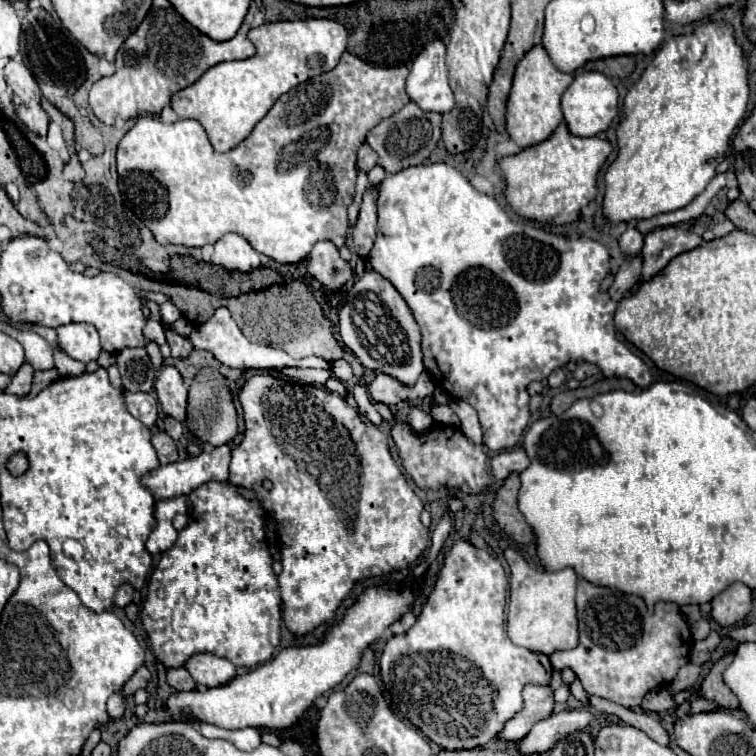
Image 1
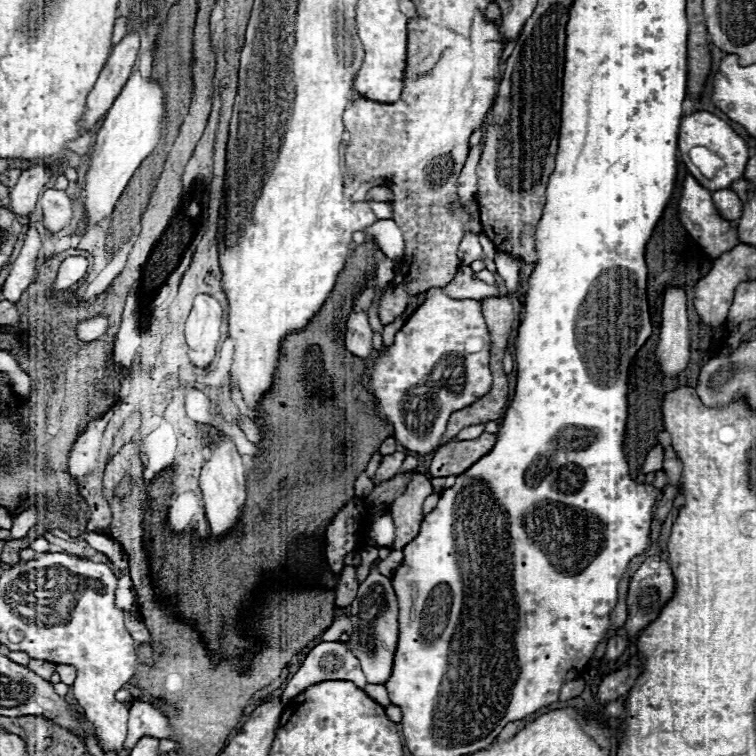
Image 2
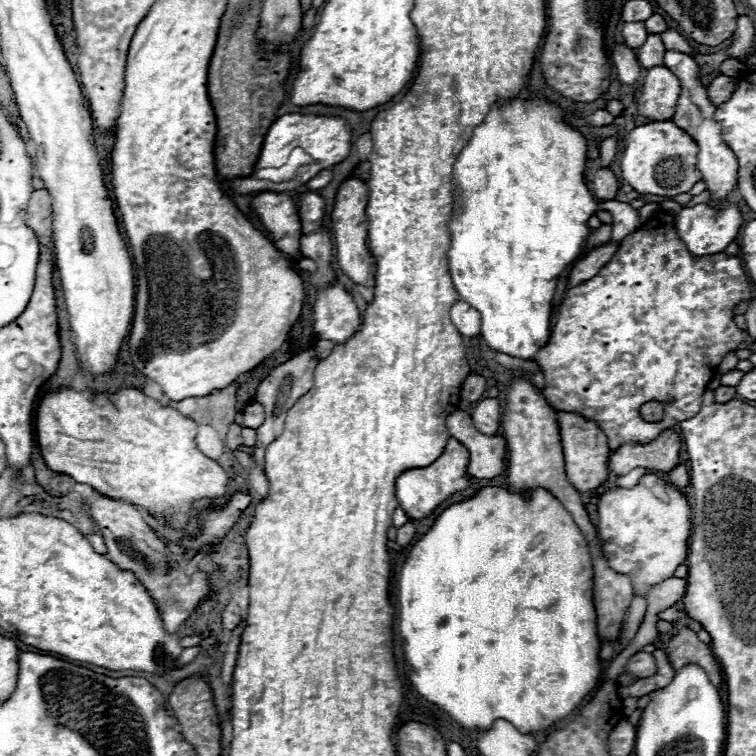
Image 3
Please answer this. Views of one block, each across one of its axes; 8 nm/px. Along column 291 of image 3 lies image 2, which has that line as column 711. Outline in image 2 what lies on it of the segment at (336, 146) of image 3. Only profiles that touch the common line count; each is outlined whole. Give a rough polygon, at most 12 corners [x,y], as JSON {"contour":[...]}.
{"contour":[[694,112],[680,124],[678,150],[706,146],[724,166],[712,180],[688,168],[704,188],[728,188],[744,176],[748,144],[728,122]]}

